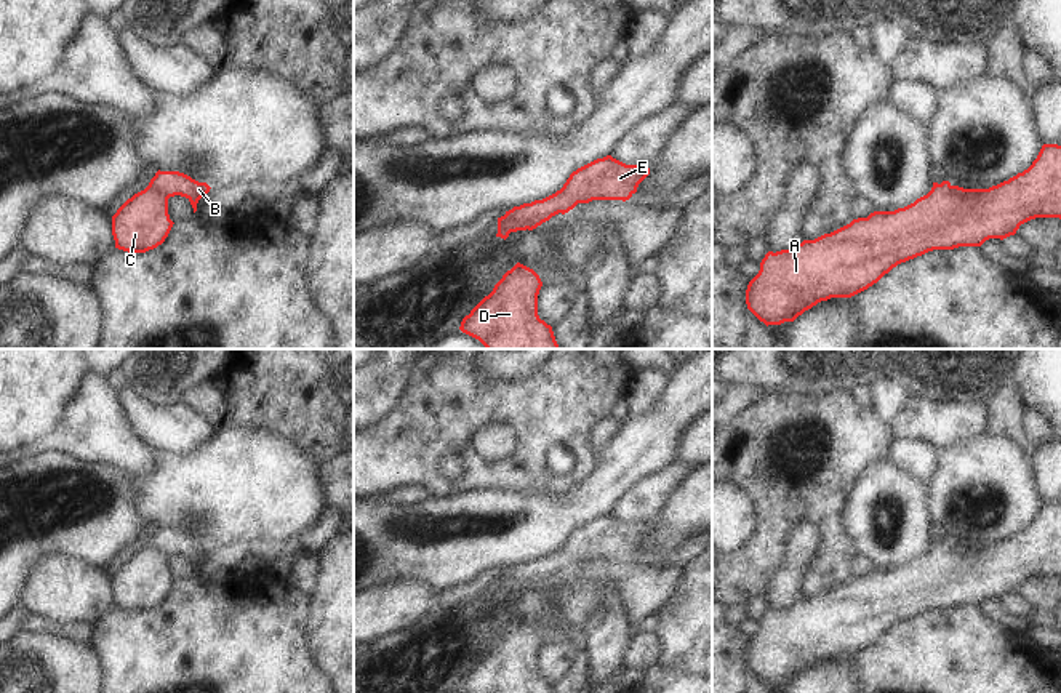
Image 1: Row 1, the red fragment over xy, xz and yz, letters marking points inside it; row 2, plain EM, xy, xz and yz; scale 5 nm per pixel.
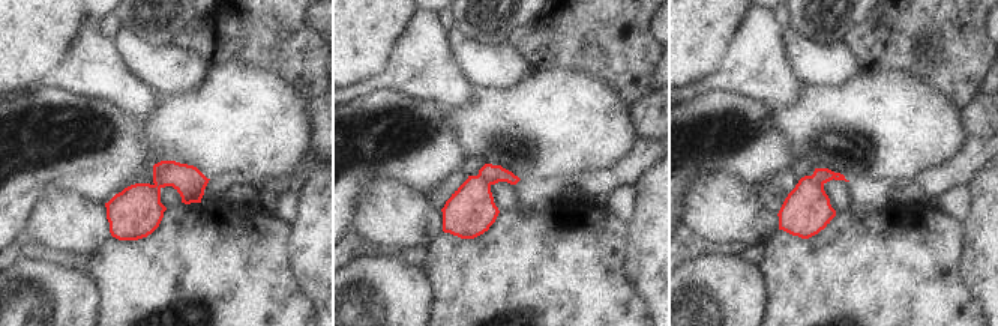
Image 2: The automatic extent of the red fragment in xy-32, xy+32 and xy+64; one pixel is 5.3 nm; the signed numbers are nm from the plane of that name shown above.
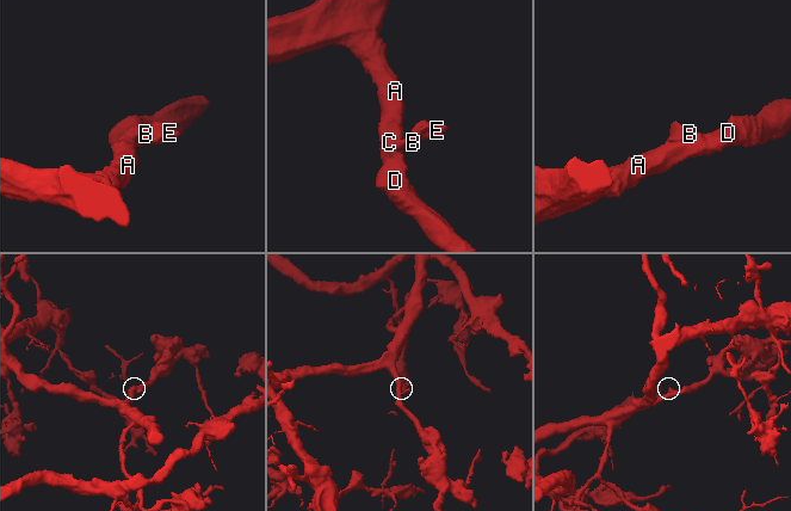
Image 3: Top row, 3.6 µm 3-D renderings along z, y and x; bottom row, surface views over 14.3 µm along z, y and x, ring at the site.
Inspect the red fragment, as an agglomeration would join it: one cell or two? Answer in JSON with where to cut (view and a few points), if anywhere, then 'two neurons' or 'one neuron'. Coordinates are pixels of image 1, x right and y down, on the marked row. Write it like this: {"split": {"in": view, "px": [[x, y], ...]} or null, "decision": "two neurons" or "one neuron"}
{"split": {"in": "xz", "px": [[508, 212], [508, 228], [511, 231]]}, "decision": "two neurons"}

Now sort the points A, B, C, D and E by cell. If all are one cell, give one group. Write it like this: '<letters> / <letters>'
A C D / B E

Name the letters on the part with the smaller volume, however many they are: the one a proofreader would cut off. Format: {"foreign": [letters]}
{"foreign": ["B", "E"]}

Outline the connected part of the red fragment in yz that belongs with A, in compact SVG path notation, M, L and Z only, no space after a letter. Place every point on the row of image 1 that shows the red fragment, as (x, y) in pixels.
M1043 144L1027 170L989 189L935 184L927 195L904 208L874 211L815 240L803 240L776 253L768 251L759 274L747 285L746 304L767 326L794 322L821 301L851 298L867 290L901 262L933 250L981 246L989 238L1003 240L1035 218L1061 219L1058 144Z

